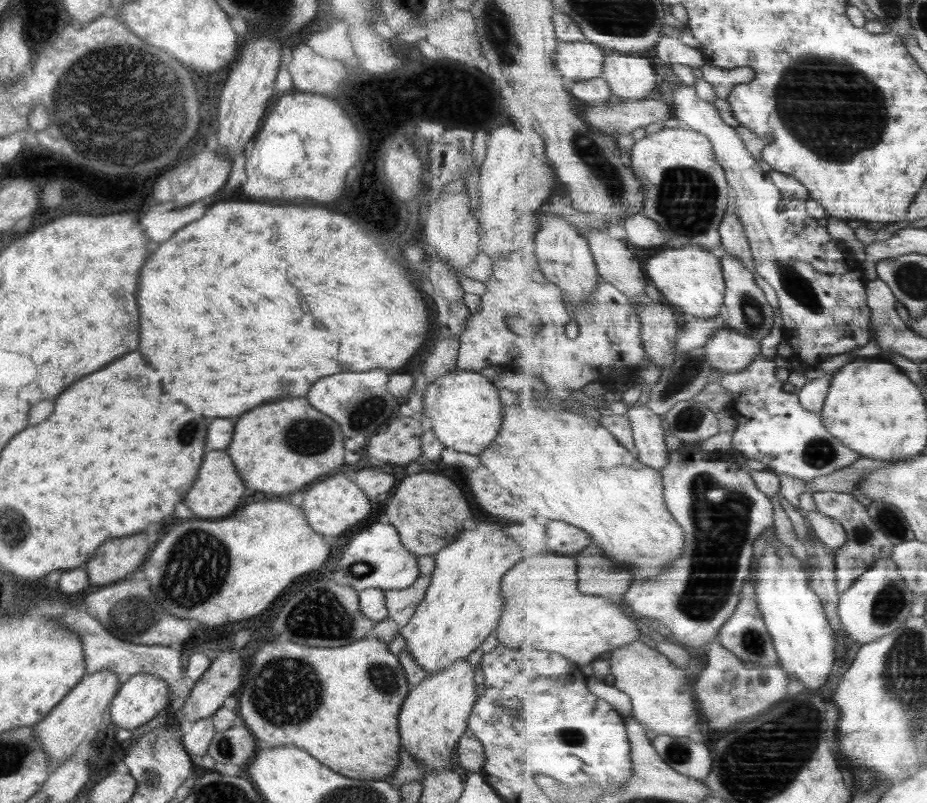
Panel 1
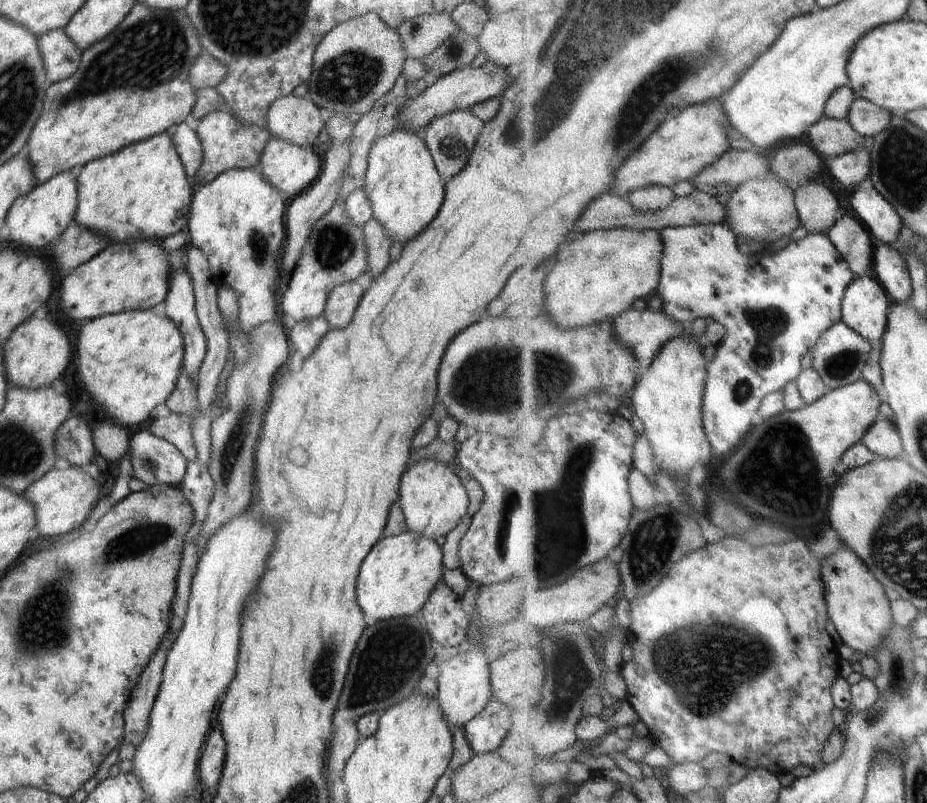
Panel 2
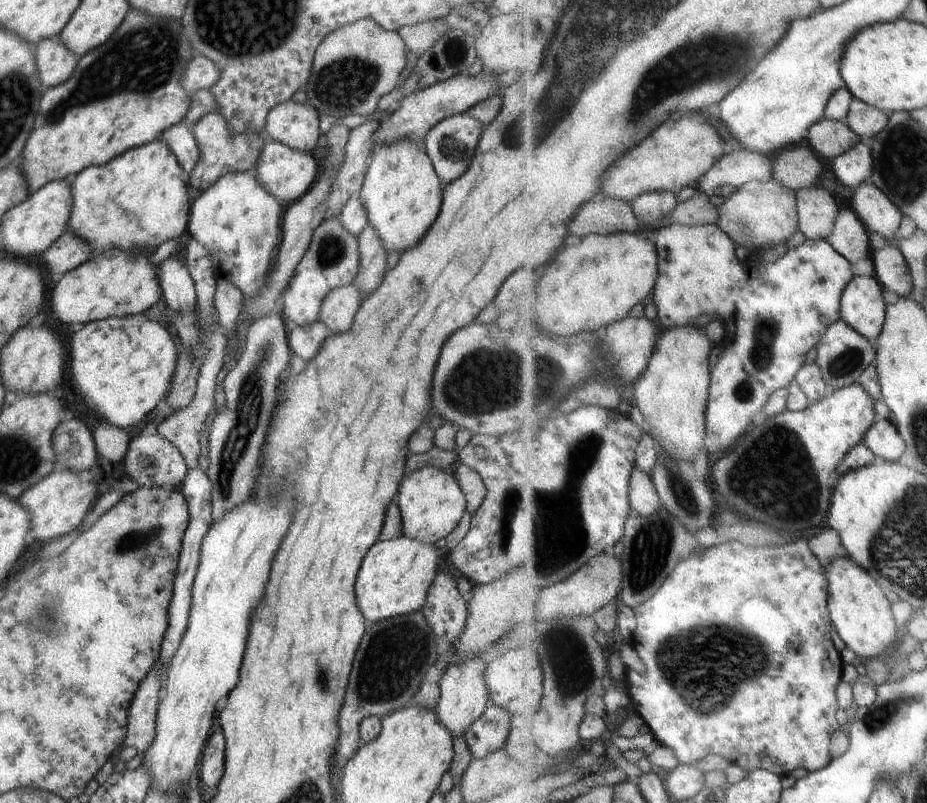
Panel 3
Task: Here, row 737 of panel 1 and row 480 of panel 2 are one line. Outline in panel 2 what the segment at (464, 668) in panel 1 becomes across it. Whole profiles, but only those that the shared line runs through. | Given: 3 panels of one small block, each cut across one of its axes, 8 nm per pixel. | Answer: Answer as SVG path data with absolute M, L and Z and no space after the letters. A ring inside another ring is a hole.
M430 458L412 464L404 472L400 480L400 502L407 530L435 540L458 526L467 513L469 498L455 473L455 466L446 466Z

